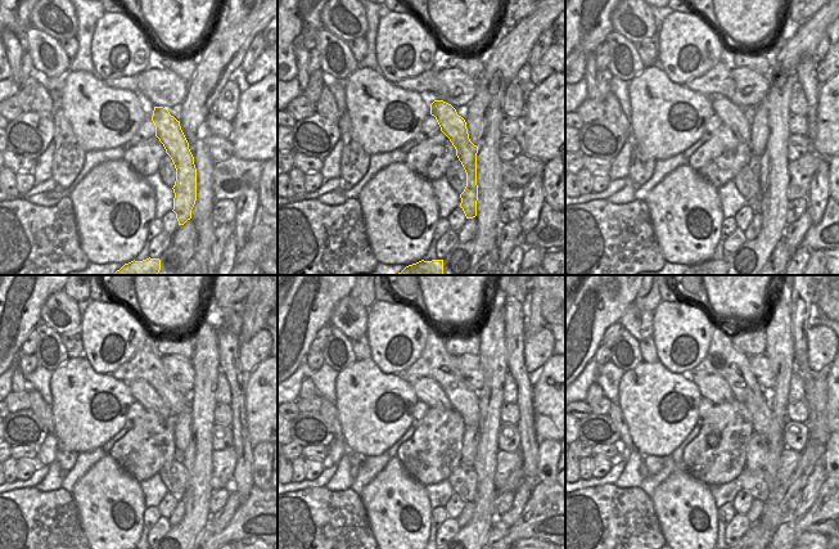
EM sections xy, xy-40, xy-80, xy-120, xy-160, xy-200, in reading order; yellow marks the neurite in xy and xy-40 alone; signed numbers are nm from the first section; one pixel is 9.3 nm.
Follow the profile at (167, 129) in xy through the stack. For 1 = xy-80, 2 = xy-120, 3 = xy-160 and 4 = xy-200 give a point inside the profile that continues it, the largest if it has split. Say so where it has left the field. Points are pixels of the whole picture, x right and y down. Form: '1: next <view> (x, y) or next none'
1: next xy-80 (731, 116)
2: next xy-120 (143, 392)
3: next xy-160 (428, 390)
4: next xy-200 (715, 388)

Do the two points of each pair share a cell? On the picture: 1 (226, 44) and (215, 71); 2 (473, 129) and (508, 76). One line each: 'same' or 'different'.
1: same
2: same

